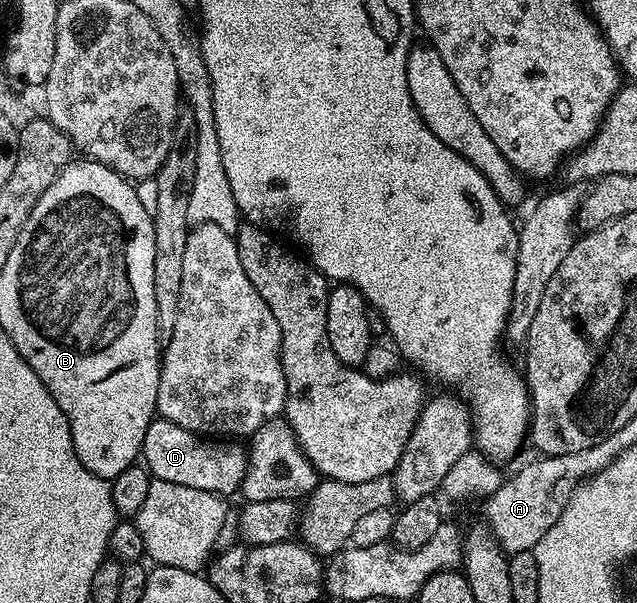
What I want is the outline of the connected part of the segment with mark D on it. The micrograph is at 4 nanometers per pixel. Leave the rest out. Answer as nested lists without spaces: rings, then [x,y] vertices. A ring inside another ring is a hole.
[[[156,418],[146,430],[142,460],[149,473],[157,480],[212,491],[228,498],[231,492],[240,492],[240,484],[244,481],[248,465],[248,453],[243,443],[221,442],[216,438],[198,436],[190,430],[182,430],[182,426],[174,422]]]

